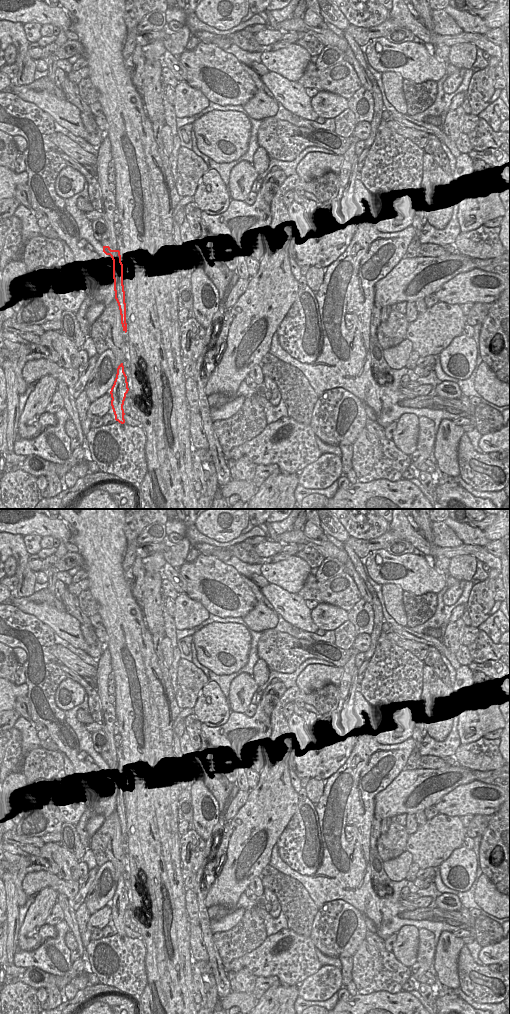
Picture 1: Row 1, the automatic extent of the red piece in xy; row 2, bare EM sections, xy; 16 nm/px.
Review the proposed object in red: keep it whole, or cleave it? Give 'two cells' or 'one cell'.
two cells

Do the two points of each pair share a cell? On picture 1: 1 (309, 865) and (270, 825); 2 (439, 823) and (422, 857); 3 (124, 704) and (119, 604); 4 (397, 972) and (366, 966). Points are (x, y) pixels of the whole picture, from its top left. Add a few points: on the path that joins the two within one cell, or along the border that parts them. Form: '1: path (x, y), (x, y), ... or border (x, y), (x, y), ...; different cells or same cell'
1: border (292, 815), (275, 843); different cells
2: path (439, 831), (439, 836), (428, 849); same cell
3: path (124, 679), (124, 667), (119, 653), (119, 629); same cell
4: path (389, 972), (374, 970); same cell

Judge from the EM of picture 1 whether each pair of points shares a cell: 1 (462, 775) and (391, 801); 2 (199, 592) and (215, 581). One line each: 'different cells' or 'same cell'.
1: same cell
2: same cell

